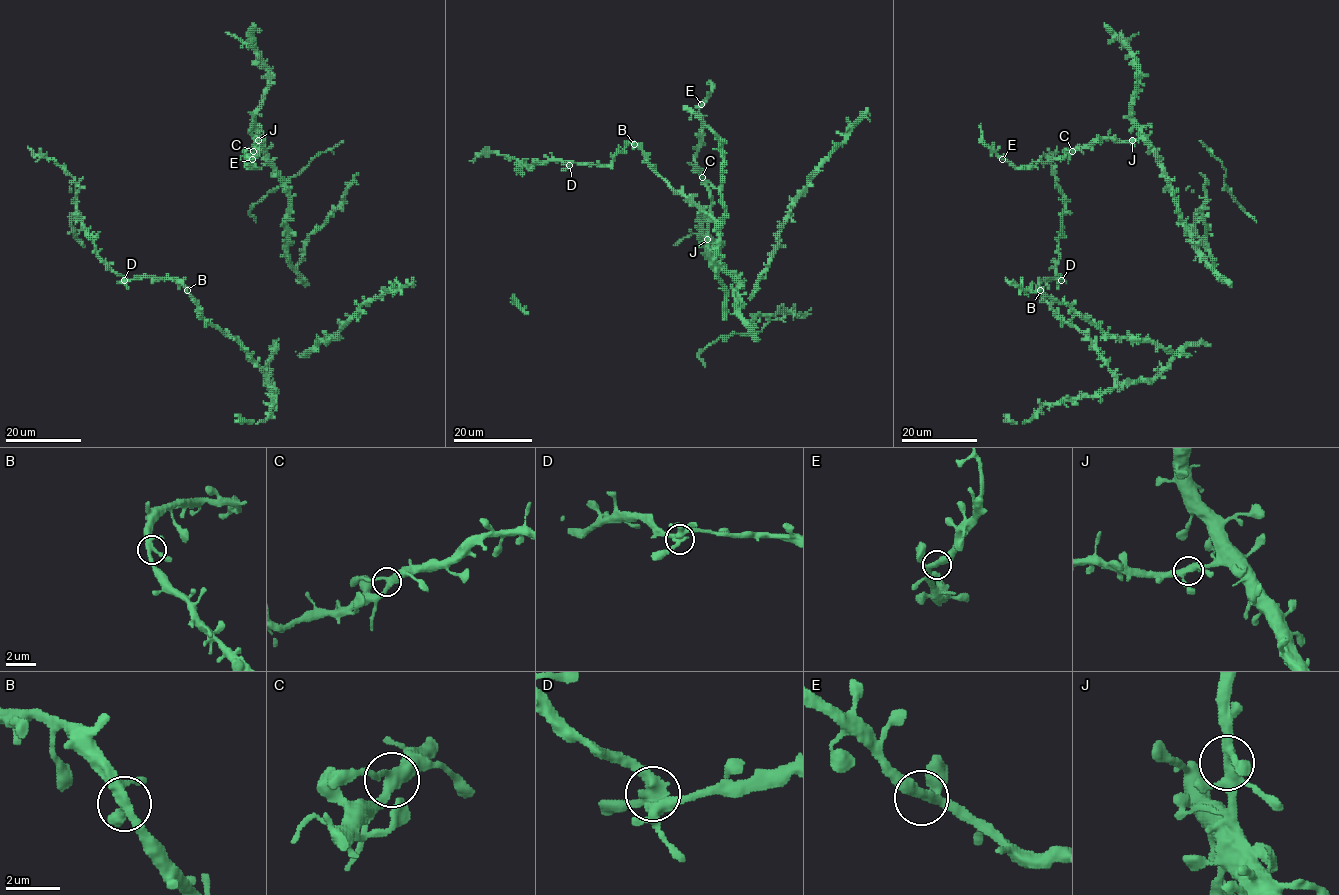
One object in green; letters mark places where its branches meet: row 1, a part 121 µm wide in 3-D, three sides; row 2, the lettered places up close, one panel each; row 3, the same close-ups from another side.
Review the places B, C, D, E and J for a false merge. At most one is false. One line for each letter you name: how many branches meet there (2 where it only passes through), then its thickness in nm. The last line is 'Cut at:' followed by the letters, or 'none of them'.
D: 4 branches meet; 360 nm thick
Cut at: D

